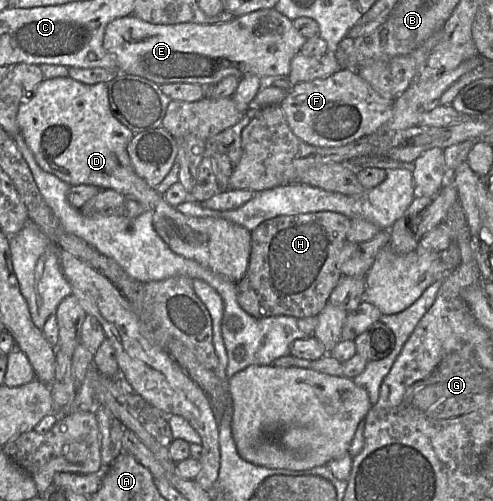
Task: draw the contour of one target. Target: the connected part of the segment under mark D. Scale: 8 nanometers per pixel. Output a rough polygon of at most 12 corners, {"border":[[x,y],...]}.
{"border":[[44,79],[17,122],[44,171],[137,200],[174,253],[236,284],[251,232],[136,174],[106,82]]}

